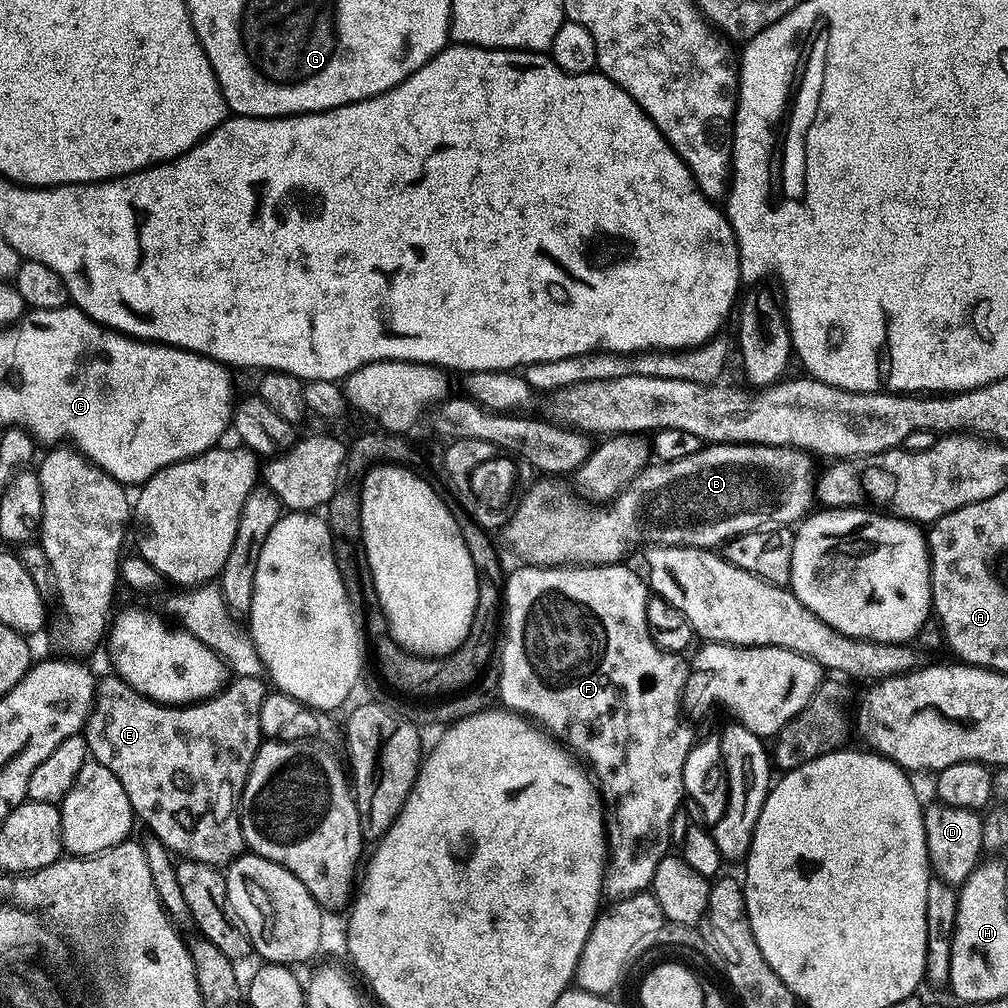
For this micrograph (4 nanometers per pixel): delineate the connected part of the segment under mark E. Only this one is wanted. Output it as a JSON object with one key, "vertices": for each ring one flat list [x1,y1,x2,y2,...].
{"vertices":[[116,674,98,684,92,715,86,725,91,759,97,760,126,790,135,819,149,828,151,835,180,858,203,864,224,866,245,851,238,805,244,784,262,743,259,715,266,695,265,681,259,676,233,679,219,694,207,700,173,706,151,700,136,692]]}

